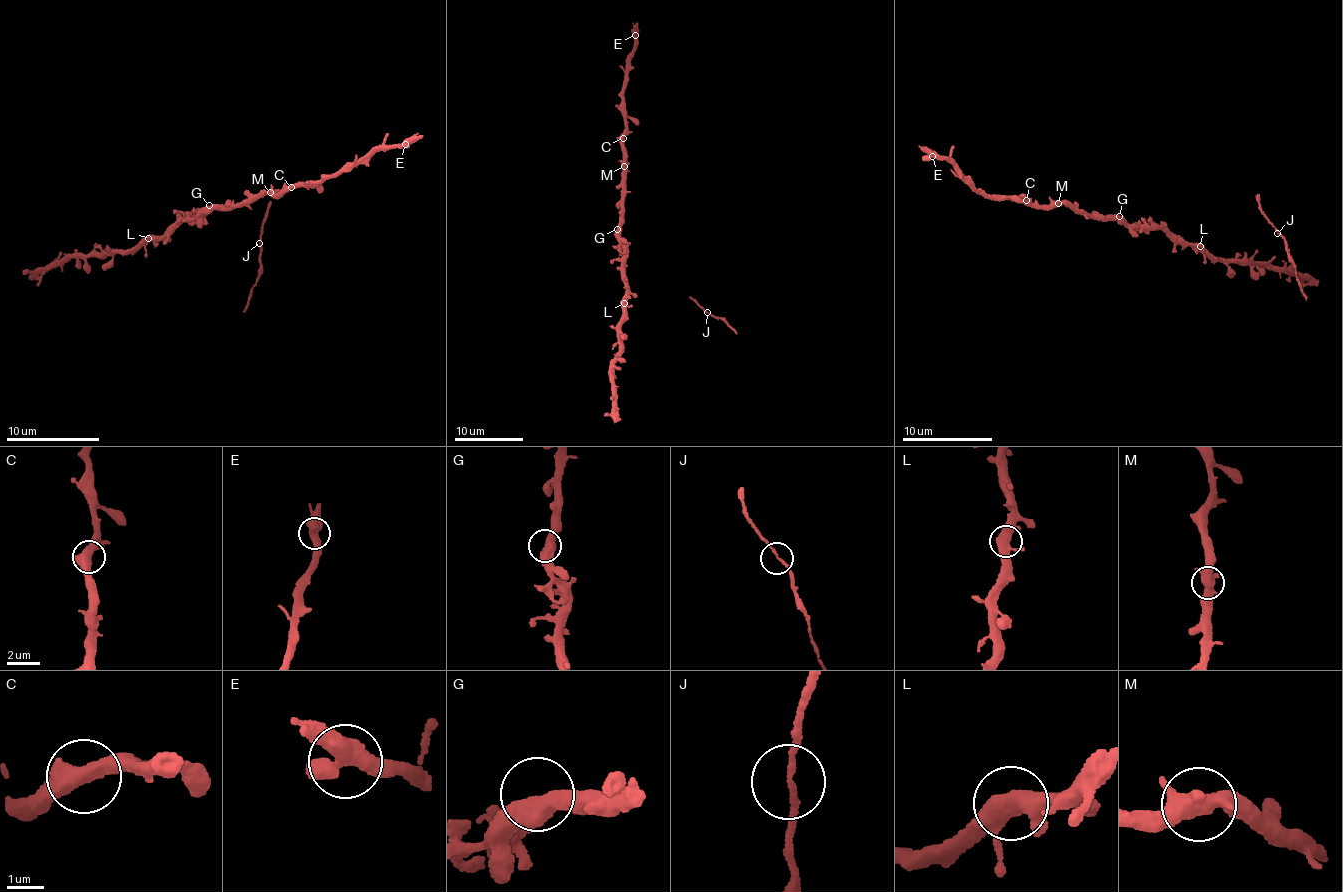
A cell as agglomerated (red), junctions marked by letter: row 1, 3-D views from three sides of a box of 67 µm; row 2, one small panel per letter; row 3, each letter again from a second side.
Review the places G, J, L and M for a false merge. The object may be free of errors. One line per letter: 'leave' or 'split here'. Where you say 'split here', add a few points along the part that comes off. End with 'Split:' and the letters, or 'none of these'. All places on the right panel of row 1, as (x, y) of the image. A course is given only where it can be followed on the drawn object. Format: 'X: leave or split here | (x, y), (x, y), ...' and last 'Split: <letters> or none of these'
G: leave
J: leave
L: leave
M: leave
Split: none of these

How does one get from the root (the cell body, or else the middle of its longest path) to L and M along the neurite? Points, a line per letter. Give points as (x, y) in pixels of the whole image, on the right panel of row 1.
L: (1120, 222), (1138, 226), (1144, 231), (1169, 230), (1183, 237), (1188, 245), (1200, 246)
M: (1120, 222), (1119, 217), (1082, 215), (1066, 204), (1058, 204)

